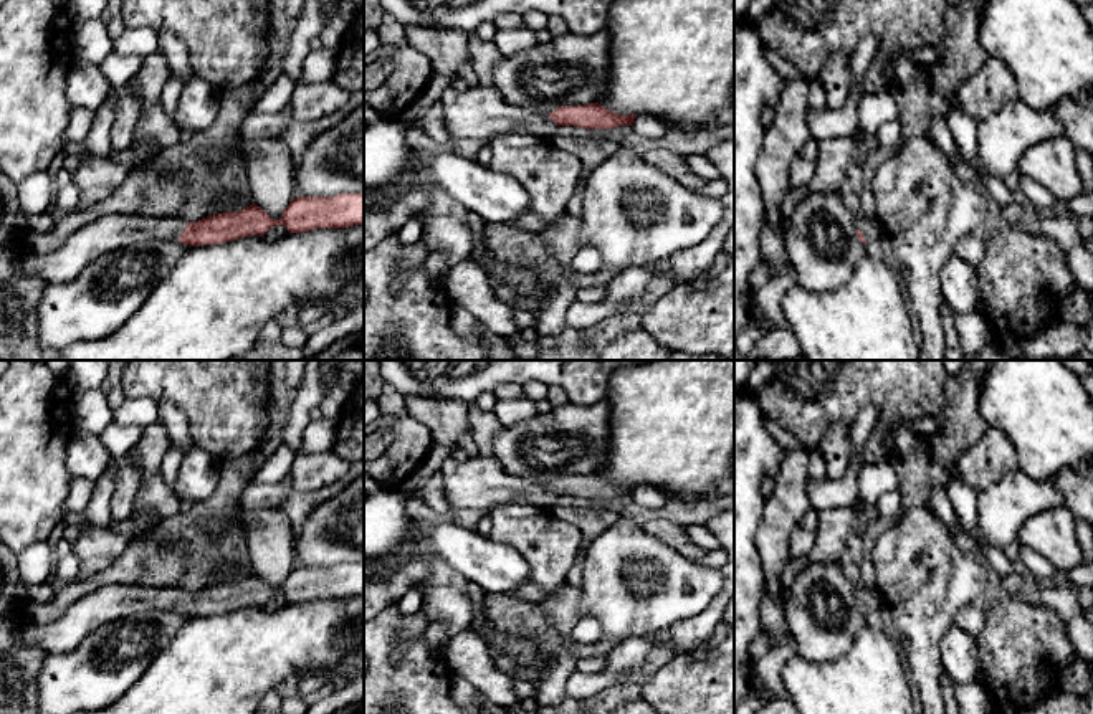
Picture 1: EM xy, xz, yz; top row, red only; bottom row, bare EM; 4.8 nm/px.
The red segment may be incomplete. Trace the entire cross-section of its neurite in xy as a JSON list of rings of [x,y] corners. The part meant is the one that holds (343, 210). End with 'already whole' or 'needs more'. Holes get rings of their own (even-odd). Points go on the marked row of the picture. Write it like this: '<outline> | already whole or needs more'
[[[364,193],[293,198],[279,220],[258,205],[240,212],[217,213],[198,221],[180,217],[146,217],[112,213],[81,226],[61,248],[46,255],[26,253],[21,271],[48,283],[66,283],[93,259],[119,248],[137,246],[150,240],[179,240],[203,246],[260,235],[283,225],[289,233],[316,228],[349,228],[364,223]]] | needs more

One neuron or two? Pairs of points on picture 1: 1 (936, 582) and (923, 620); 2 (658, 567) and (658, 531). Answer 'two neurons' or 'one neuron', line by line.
1: one neuron
2: two neurons

